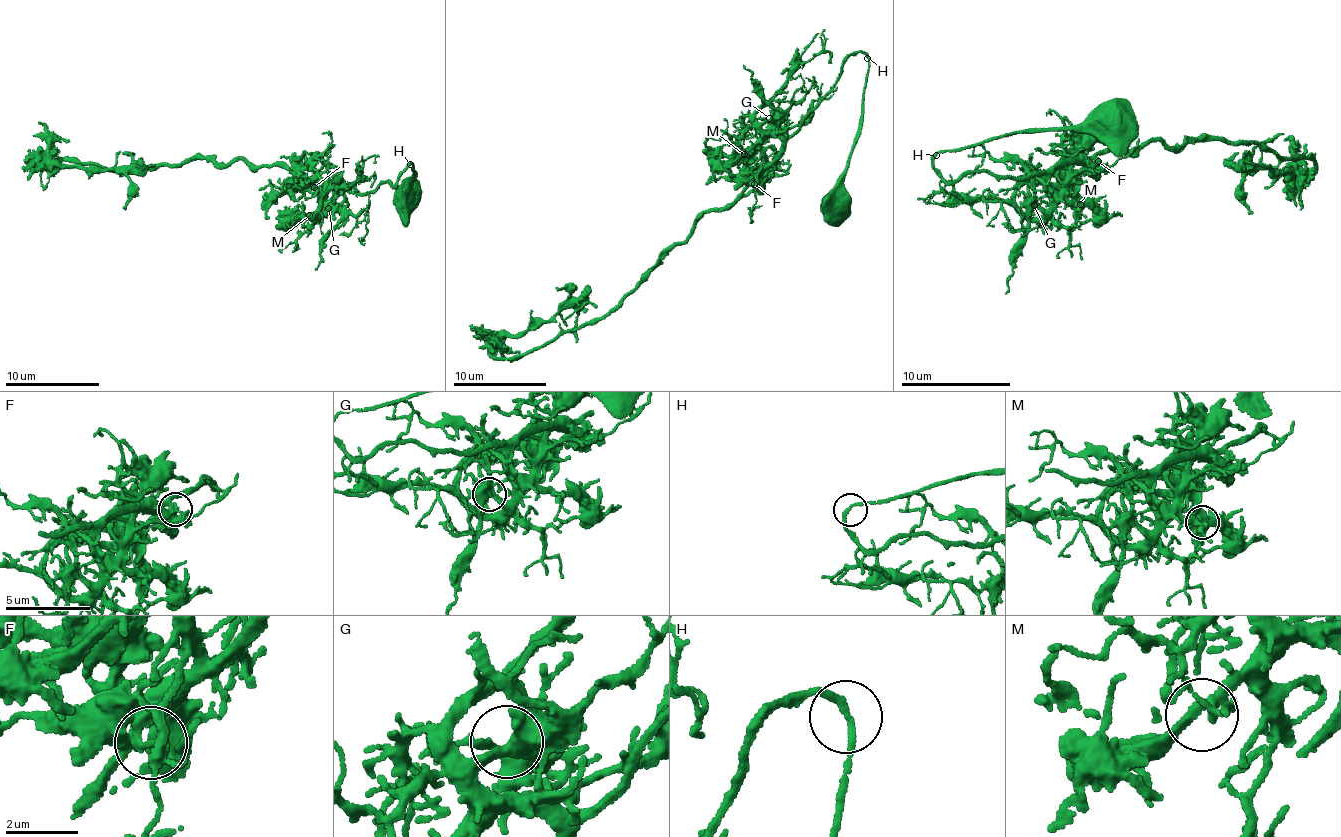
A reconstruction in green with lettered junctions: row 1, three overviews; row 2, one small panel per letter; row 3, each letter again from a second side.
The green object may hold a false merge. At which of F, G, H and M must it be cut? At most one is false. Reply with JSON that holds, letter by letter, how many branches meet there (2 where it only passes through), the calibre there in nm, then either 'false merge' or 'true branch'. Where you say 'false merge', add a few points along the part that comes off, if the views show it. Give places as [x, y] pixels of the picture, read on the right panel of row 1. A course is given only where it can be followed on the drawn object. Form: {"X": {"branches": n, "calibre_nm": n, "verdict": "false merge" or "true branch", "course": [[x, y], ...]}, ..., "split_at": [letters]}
{"F": {"branches": 2, "calibre_nm": 190, "verdict": "true branch"}, "G": {"branches": 3, "calibre_nm": 400, "verdict": "true branch"}, "H": {"branches": 2, "calibre_nm": 190, "verdict": "true branch"}, "M": {"branches": 3, "calibre_nm": 240, "verdict": "true branch"}, "split_at": []}

